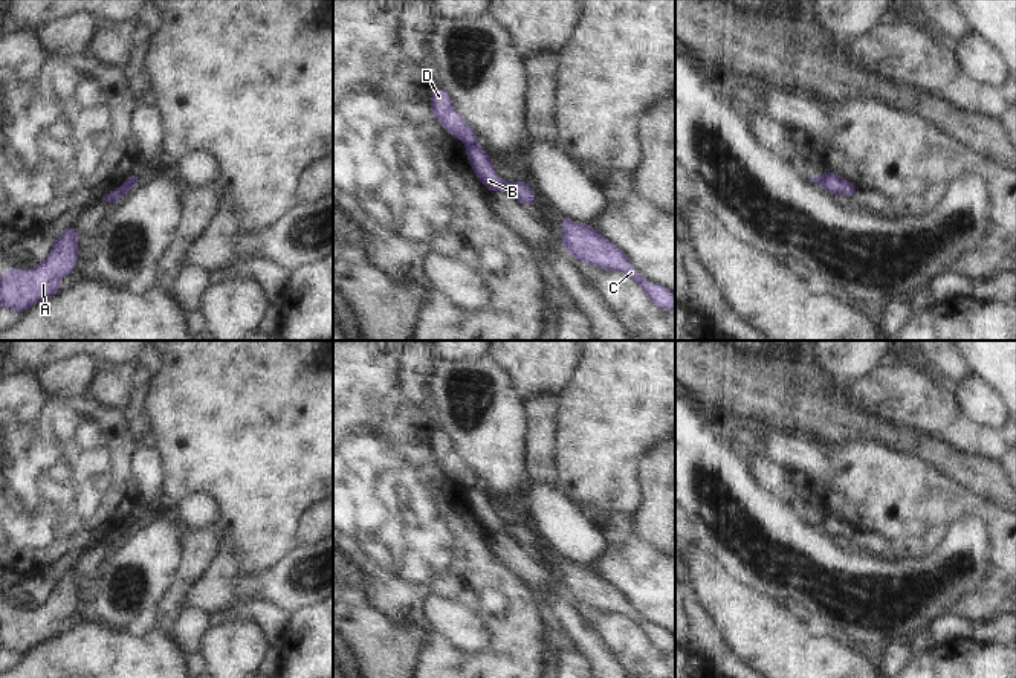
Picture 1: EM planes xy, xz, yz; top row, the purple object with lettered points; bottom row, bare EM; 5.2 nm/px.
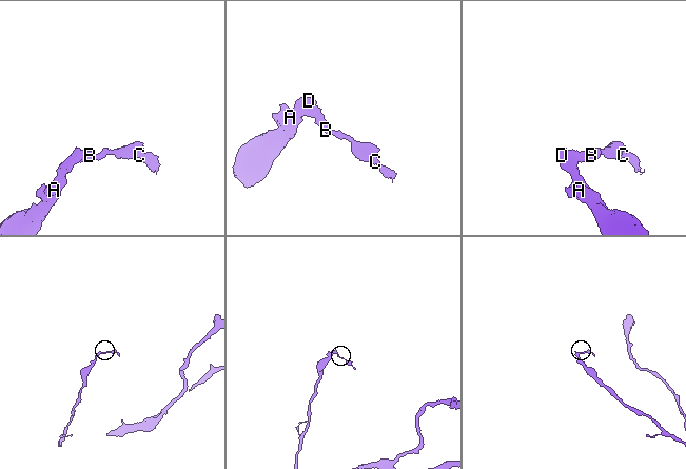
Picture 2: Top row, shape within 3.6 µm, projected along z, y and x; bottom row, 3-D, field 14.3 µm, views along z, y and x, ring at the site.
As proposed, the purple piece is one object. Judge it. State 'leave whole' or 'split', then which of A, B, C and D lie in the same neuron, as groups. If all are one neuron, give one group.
split; groups A D / B C

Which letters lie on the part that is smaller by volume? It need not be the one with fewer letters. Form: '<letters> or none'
B, C.

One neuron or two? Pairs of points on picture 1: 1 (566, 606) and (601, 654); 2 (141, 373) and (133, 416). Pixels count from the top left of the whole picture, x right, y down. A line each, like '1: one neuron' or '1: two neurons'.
1: one neuron
2: one neuron

